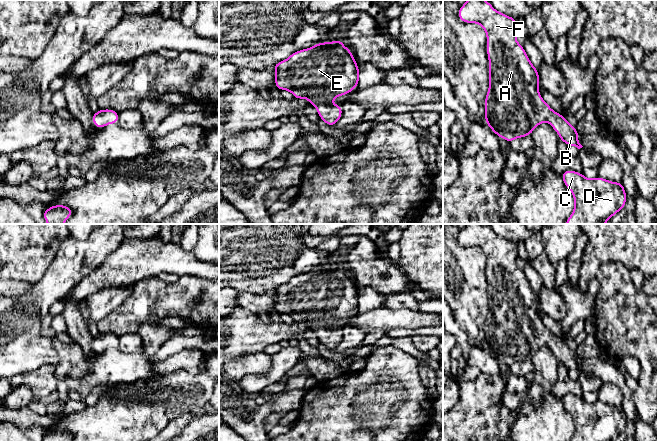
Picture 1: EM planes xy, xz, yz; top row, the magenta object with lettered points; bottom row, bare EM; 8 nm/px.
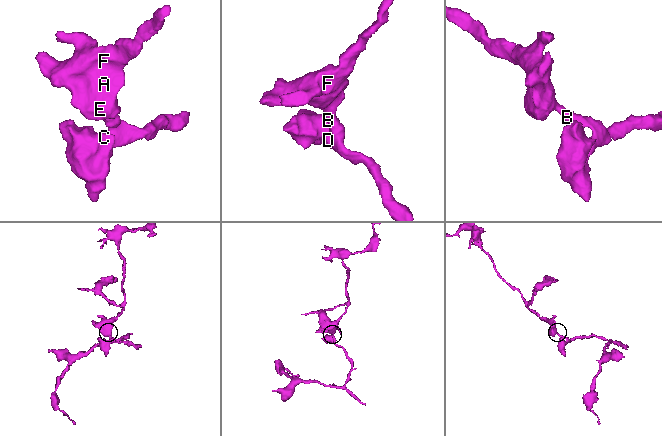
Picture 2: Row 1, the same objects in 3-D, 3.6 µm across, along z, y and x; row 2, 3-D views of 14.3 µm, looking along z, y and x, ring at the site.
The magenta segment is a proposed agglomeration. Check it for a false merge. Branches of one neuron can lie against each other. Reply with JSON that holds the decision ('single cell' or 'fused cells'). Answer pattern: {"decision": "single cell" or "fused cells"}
{"decision": "single cell"}

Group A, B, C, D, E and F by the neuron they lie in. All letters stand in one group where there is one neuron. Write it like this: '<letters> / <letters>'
A B C D E F

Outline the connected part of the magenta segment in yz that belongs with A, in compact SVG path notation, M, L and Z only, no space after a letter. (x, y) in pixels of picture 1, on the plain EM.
M468 224L460 230L458 241L465 247L481 249L487 260L487 280L489 284L489 314L485 322L485 346L490 353L511 367L515 362L532 358L542 346L548 346L557 356L562 366L578 373L583 370L578 365L579 355L571 350L562 338L556 337L539 317L539 297L532 289L524 272L516 264L517 243L496 235L489 225Z

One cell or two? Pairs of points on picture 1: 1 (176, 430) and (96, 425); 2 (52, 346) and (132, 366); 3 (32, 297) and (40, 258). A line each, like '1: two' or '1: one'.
1: two
2: one
3: two

